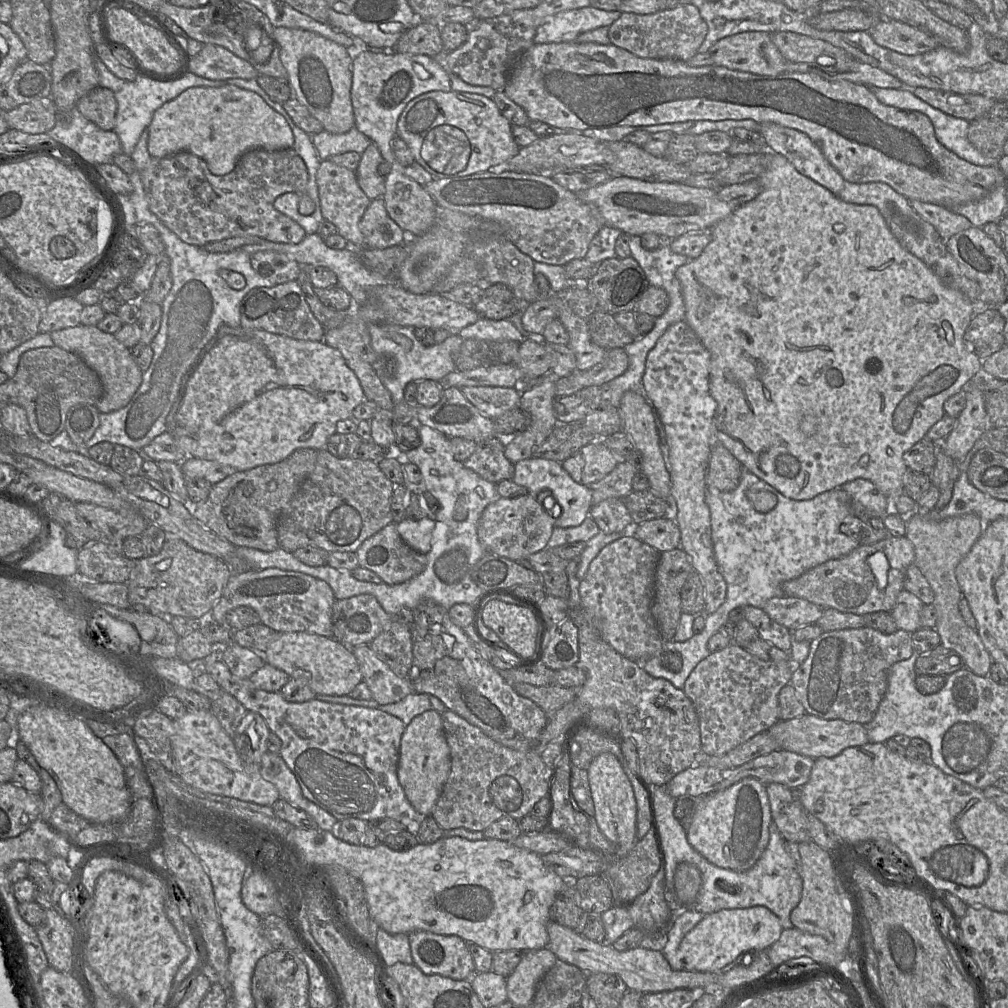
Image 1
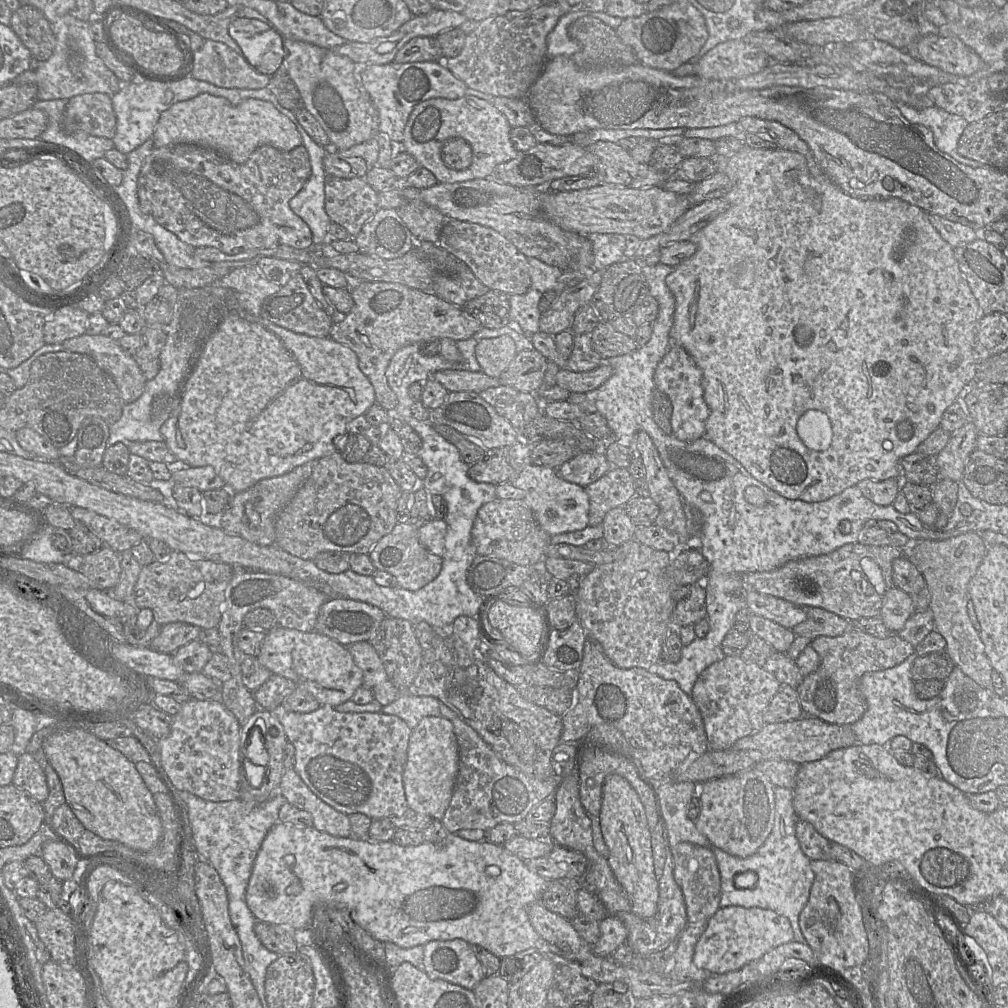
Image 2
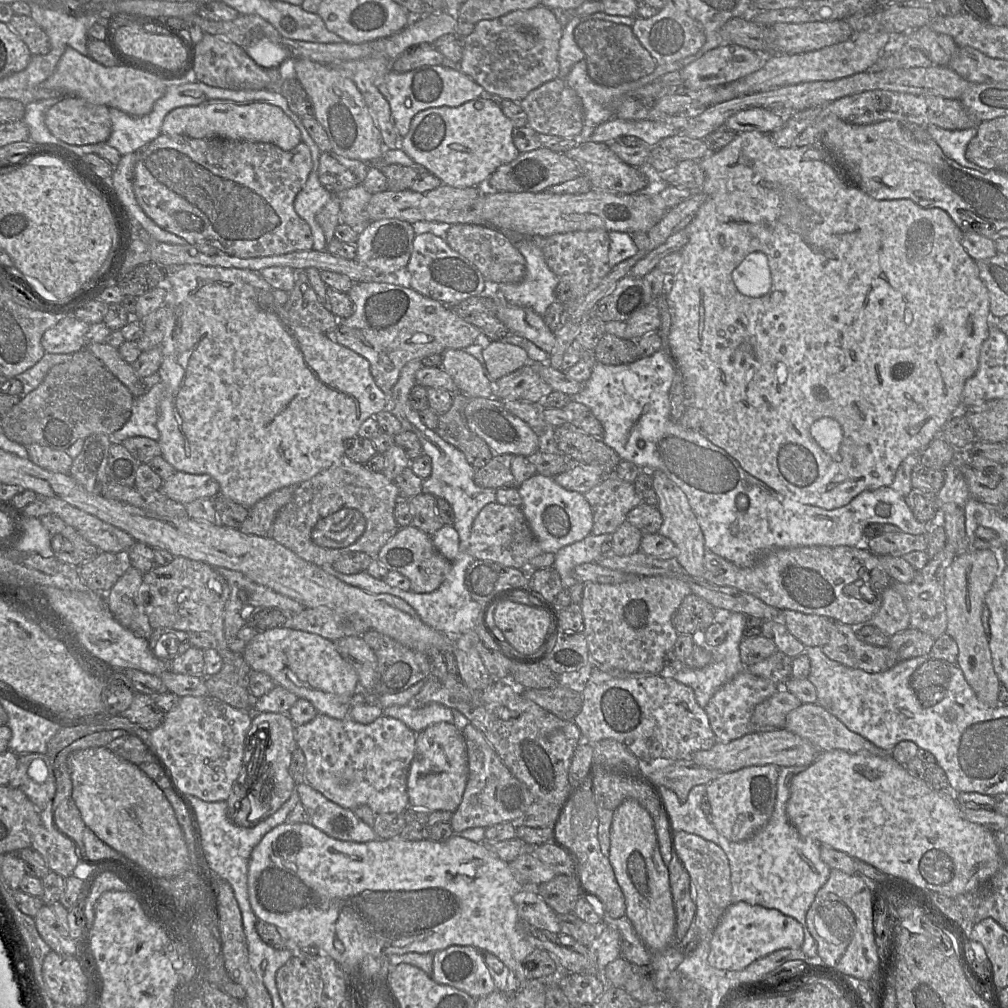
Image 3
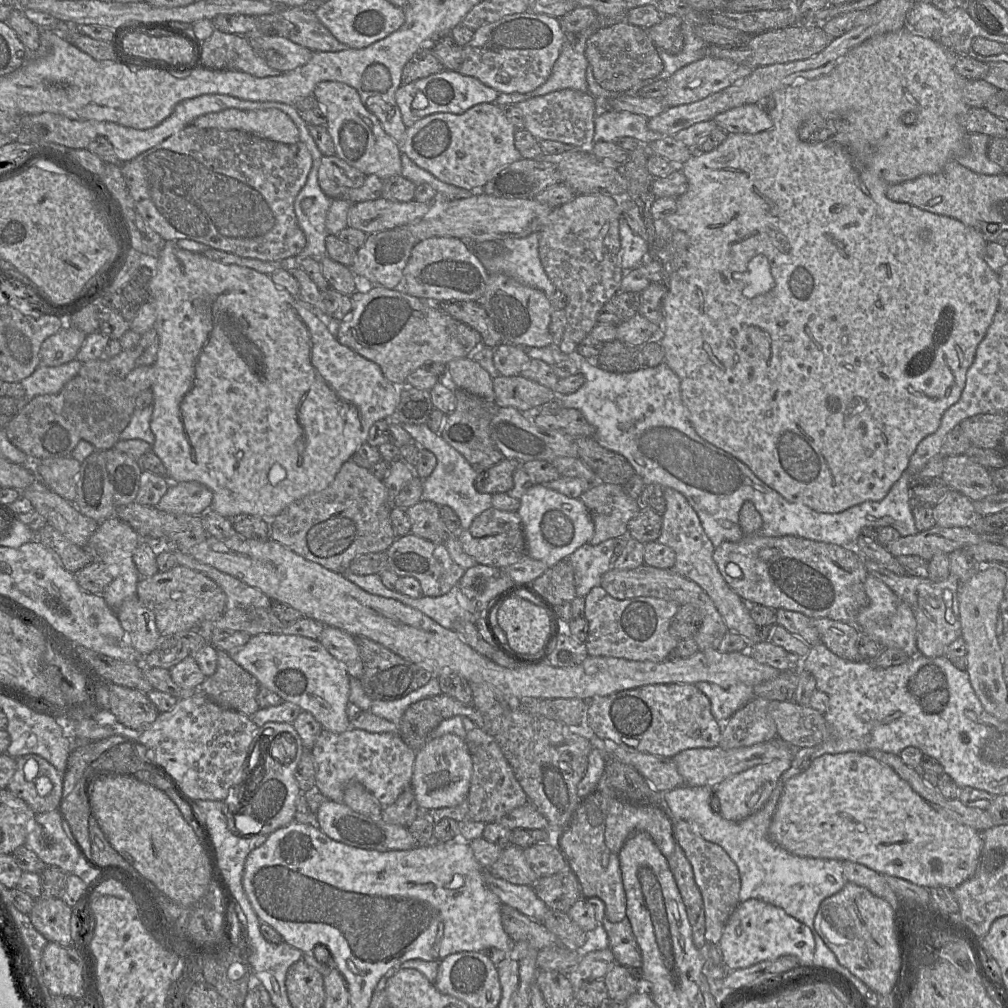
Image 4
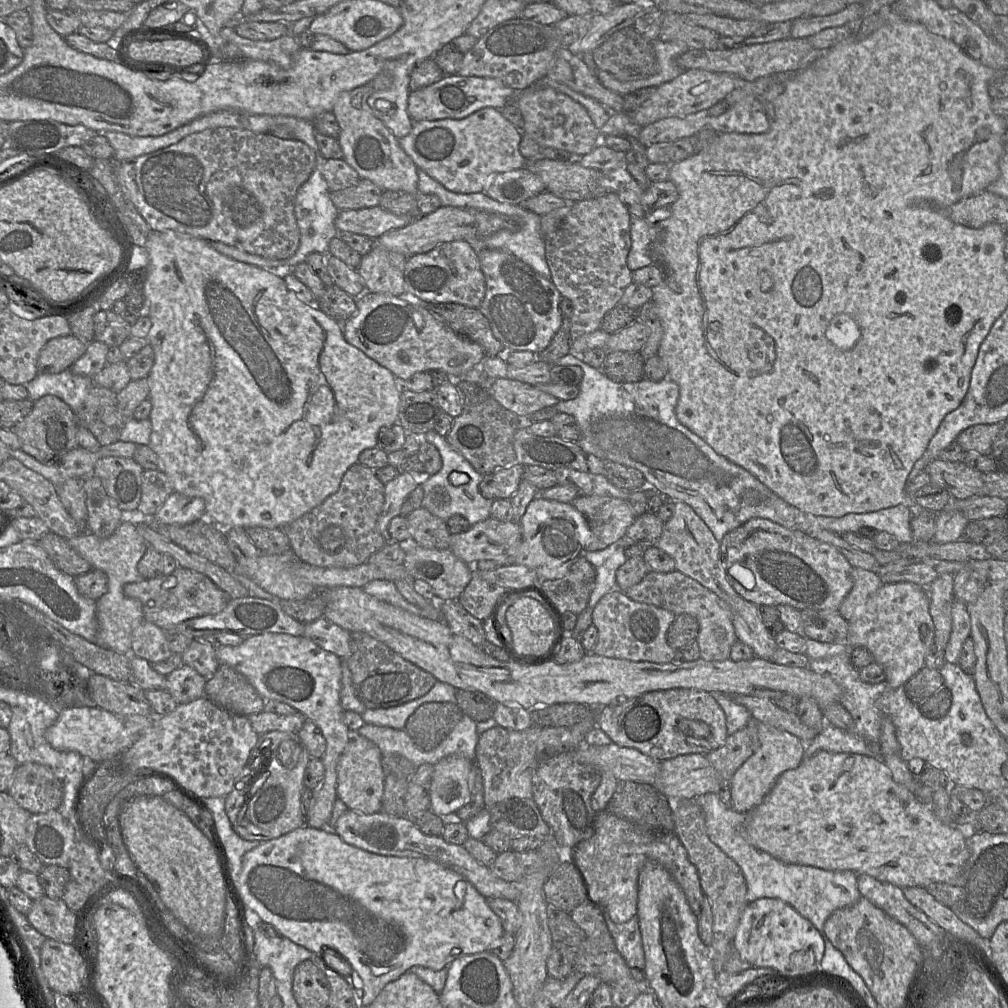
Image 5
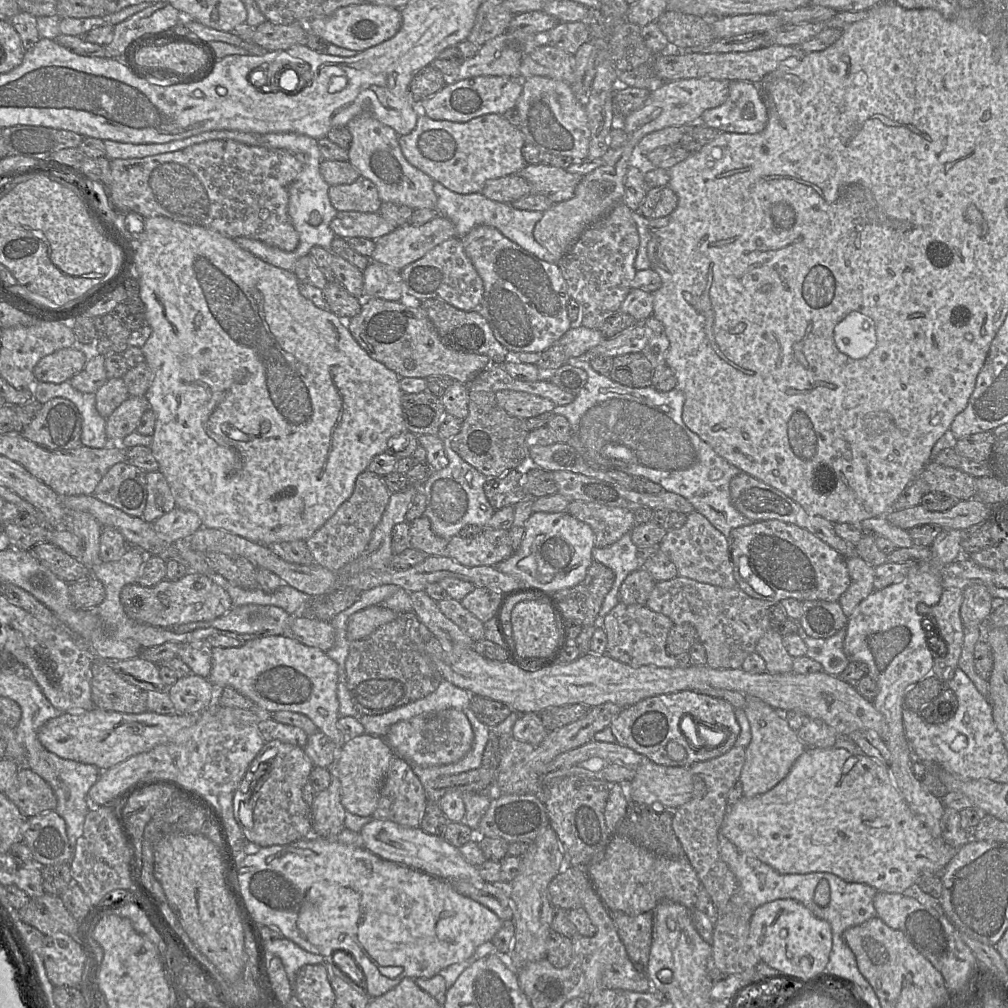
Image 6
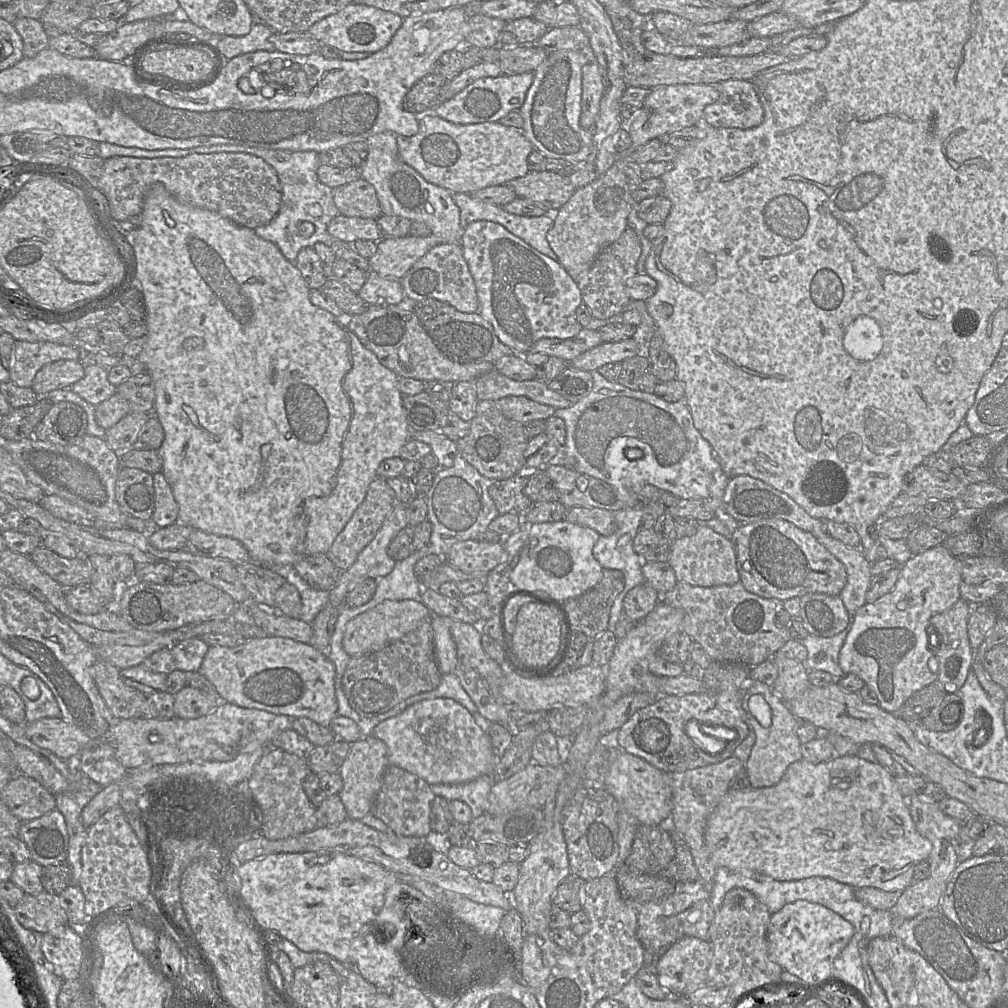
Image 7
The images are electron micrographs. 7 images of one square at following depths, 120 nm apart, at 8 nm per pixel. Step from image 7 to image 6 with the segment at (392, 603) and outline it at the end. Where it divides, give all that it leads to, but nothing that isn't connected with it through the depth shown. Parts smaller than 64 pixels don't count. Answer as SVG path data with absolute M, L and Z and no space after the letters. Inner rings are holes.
M382 605L368 607L350 616L347 623L347 638L350 641L368 637L380 626L393 621L395 611Z

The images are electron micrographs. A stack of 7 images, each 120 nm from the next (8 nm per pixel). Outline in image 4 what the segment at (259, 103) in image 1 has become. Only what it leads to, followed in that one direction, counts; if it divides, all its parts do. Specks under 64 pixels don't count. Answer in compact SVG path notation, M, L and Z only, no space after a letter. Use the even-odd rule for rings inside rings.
M225 109L197 117L192 125L202 129L238 130L261 138L295 144L300 141L300 132L293 120L283 111Z

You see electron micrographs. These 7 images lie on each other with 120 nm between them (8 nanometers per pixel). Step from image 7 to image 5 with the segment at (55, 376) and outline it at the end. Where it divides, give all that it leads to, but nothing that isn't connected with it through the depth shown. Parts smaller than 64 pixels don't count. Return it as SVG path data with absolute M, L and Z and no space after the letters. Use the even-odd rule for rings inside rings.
M75 335L51 338L40 351L37 368L41 373L59 373L70 369L86 351L87 344Z

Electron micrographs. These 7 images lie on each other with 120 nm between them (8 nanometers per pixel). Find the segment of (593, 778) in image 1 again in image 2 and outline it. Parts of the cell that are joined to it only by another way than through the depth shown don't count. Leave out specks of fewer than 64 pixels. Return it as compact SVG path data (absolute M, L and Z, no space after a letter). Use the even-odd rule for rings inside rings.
M617 774L608 775L604 780L599 819L601 833L608 848L608 864L629 897L631 912L644 919L653 917L657 912L659 882L654 873L651 831L638 794Z

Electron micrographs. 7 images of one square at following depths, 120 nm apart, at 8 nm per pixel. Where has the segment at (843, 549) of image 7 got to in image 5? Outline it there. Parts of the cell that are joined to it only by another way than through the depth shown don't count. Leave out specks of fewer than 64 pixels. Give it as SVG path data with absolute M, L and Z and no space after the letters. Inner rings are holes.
M858 567L852 569L852 578L853 588L844 598L838 610L847 621L855 618L869 597L883 585L875 572Z

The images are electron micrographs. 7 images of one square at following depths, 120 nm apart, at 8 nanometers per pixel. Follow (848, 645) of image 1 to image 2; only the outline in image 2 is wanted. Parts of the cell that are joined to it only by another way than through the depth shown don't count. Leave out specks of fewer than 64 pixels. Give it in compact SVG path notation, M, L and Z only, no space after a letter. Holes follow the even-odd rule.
M855 627L840 636L819 636L810 645L818 653L820 665L796 688L801 708L804 715L839 725L852 725L865 713L866 701L859 688L865 673L892 668L915 653L915 647L898 634L878 638Z

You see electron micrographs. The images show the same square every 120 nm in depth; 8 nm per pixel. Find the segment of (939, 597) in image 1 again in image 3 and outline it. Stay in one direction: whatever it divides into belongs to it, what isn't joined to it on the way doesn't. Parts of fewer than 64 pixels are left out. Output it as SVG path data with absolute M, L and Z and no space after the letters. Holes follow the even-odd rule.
M989 549L969 550L957 554L946 569L943 582L947 614L946 632L958 645L957 665L978 699L990 707L1002 706L998 699L1001 682L994 671L987 635L981 621L986 594L997 576L1007 566L999 554Z

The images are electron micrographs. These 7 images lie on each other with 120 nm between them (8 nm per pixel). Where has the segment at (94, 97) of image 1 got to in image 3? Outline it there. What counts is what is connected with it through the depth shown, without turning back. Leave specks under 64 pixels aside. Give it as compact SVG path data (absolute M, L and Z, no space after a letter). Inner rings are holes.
M62 96L50 107L45 114L45 124L54 137L75 146L106 142L112 132L109 107L91 104L75 96Z

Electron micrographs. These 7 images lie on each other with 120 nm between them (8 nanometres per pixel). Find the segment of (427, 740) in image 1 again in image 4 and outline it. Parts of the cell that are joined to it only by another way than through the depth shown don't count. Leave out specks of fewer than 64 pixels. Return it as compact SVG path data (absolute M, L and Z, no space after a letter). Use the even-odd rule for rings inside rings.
M455 734L429 740L416 752L412 788L420 810L455 807L468 797L472 778L472 757L466 741Z

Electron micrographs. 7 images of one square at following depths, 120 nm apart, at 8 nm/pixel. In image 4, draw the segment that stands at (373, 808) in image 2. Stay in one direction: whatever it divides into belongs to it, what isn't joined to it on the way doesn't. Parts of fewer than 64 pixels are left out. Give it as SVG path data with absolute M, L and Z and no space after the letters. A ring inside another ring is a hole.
M353 728L343 733L322 730L310 751L315 761L315 787L327 800L343 802L345 786L356 781L386 807L411 785L416 752L399 734L370 733Z

